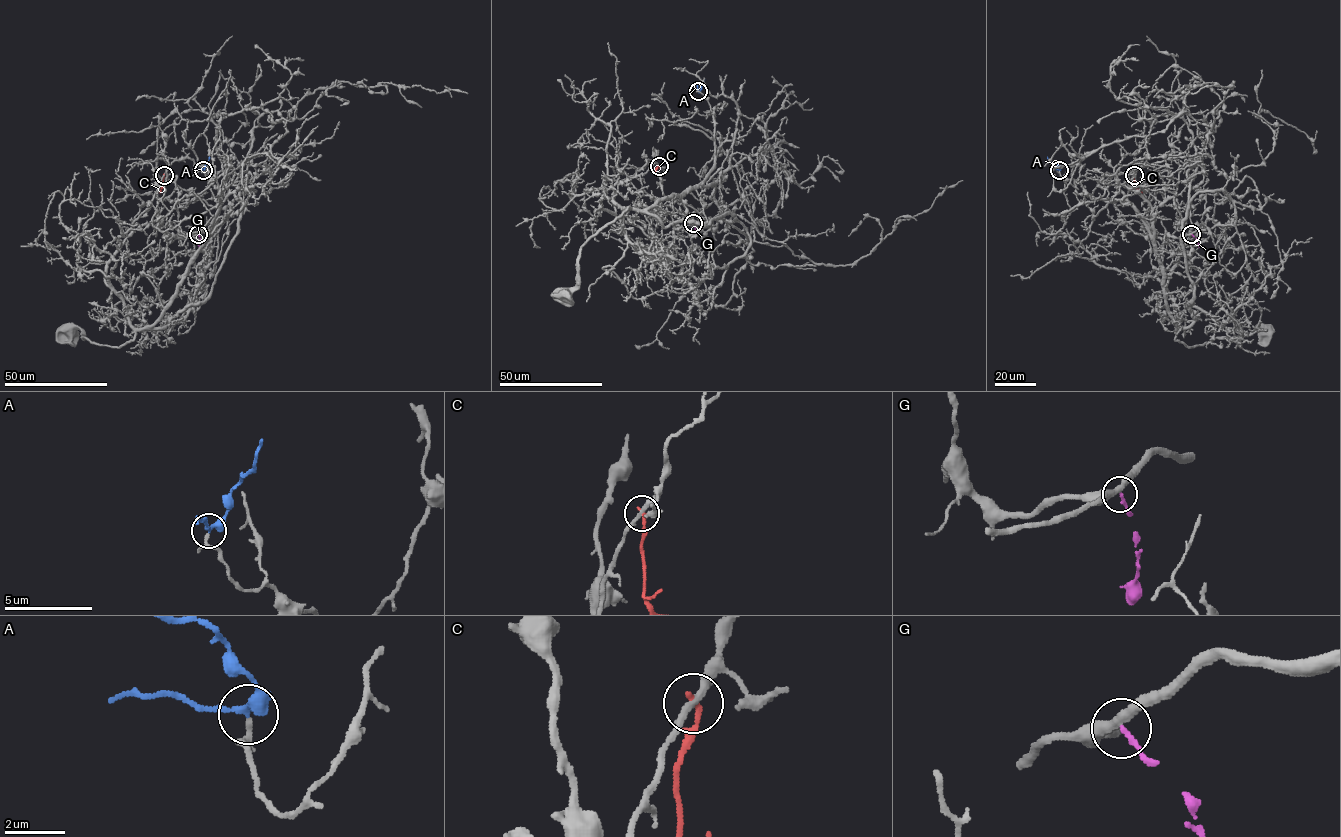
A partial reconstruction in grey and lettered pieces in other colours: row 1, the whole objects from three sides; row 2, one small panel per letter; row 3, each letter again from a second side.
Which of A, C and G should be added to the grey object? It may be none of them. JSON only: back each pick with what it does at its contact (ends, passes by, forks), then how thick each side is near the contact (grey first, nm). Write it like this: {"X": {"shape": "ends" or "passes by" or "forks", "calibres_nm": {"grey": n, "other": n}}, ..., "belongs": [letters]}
{"A": {"shape": "passes by", "calibres_nm": {"grey": 160, "other": 280}}, "belongs": ["A"]}

